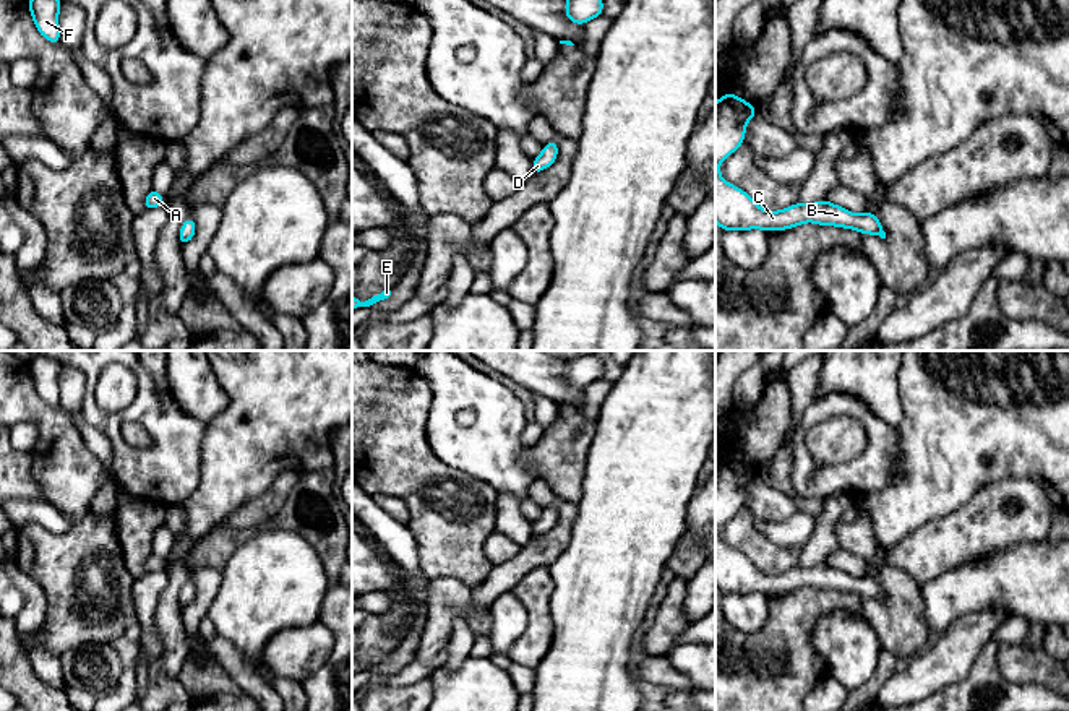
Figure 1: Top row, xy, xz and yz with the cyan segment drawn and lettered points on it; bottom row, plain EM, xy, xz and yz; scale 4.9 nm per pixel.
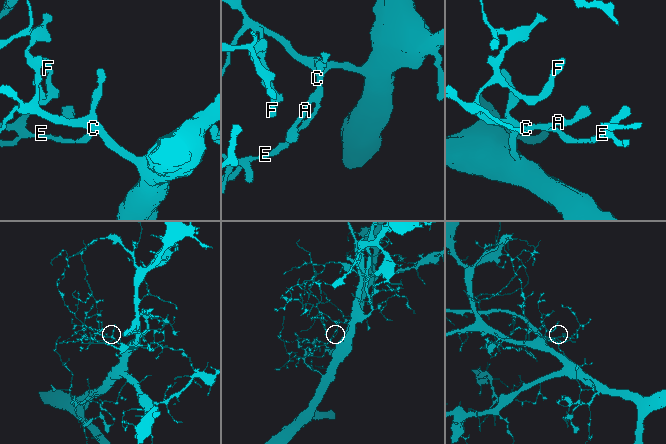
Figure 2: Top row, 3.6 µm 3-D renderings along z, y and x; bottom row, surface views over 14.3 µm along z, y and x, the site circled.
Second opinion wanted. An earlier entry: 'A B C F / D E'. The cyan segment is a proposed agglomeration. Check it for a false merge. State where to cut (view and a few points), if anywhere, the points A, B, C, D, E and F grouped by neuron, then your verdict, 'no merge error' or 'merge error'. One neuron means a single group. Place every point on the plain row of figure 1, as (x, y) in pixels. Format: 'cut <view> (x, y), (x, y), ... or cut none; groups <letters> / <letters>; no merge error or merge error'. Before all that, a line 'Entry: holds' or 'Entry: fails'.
Entry: fails
cut none; groups A B C D E F; no merge error

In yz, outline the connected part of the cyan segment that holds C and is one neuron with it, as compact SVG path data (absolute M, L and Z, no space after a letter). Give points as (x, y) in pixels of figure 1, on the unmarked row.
M732 456L715 466L715 474L719 477L715 484L715 586L720 594L762 592L771 596L814 586L886 602L876 576L855 578L827 563L809 568L796 565L780 575L766 575L745 554L723 544L719 534L720 526L745 506L746 487L758 474Z

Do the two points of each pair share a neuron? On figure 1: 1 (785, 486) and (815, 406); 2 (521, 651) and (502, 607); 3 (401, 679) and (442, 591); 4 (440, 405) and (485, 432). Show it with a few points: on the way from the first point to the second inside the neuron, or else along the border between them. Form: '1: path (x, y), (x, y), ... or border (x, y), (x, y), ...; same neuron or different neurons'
1: border (789, 437), (792, 489), (803, 497), (818, 499); different neurons
2: border (521, 601), (526, 611), (526, 629), (506, 653); different neurons
3: path (424, 659), (433, 650), (442, 614); same neuron
4: path (445, 417), (459, 432), (472, 432); same neuron

